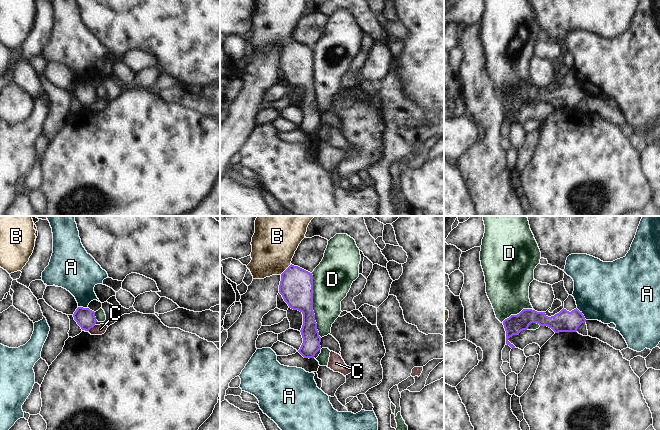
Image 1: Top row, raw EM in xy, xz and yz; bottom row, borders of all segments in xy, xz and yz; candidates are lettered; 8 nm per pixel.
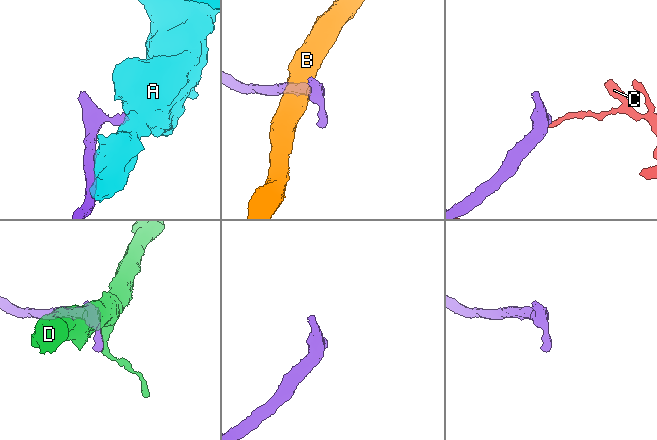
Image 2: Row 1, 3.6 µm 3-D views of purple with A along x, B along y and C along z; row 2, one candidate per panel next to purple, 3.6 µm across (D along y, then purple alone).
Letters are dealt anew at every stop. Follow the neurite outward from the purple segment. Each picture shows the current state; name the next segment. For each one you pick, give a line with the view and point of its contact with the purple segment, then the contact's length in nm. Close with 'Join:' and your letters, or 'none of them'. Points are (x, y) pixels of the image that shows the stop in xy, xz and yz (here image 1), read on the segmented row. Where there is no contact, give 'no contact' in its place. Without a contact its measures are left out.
Join: none of them

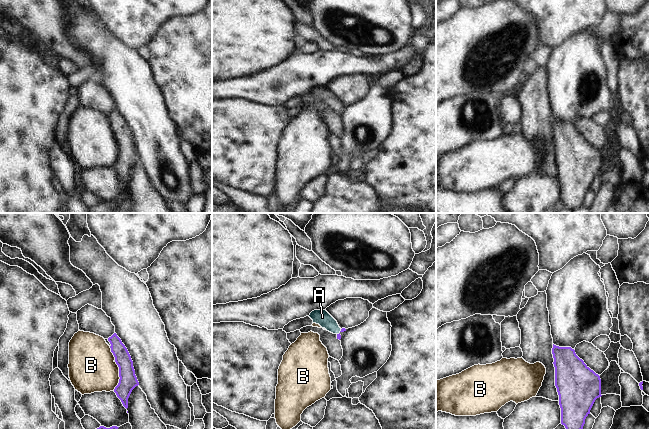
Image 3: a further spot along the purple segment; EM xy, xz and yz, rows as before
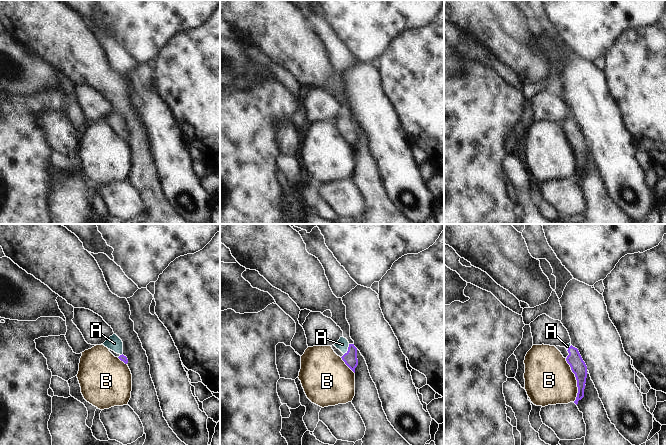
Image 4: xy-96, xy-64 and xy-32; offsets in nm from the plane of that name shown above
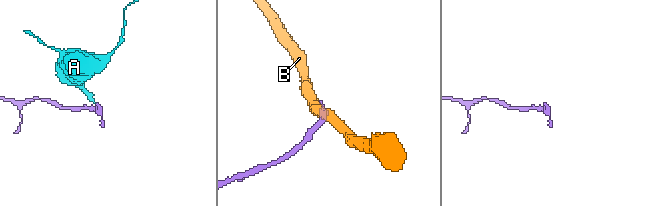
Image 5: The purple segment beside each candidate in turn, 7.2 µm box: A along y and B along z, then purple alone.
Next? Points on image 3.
A: contact xz (339, 333); length 60 nm
Join: A

